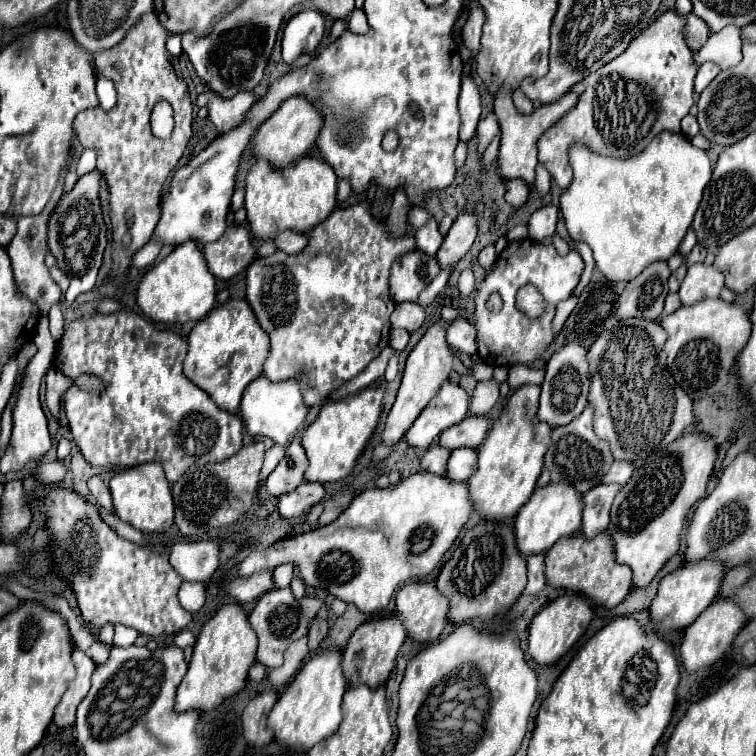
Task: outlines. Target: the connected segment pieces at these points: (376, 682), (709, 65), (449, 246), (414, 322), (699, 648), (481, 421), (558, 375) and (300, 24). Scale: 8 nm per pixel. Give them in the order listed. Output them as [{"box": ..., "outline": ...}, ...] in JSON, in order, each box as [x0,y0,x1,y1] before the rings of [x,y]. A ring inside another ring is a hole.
[{"box":[342,616,406,688],"outline":[[[396,616],[368,620],[362,626],[358,626],[352,638],[348,640],[348,646],[342,652],[342,666],[348,672],[348,676],[350,672],[356,672],[362,684],[368,684],[370,688],[378,688],[388,680],[392,668],[396,666],[396,656],[404,640],[406,640],[406,630]]]},{"box":[696,62,720,94],"outline":[[[706,62],[706,64],[702,64],[700,68],[698,68],[698,74],[696,74],[696,92],[700,94],[716,76],[720,74],[720,66],[718,64],[714,64],[714,62]]]},{"box":[436,210,476,268],"outline":[[[466,210],[452,224],[448,238],[444,238],[442,246],[436,252],[440,268],[456,266],[456,262],[470,250],[474,240],[476,240],[476,216],[472,210]]]},{"box":[392,302,425,333],"outline":[[[400,302],[392,312],[392,328],[404,328],[412,333],[423,325],[425,318],[425,309],[420,304]]]},{"box":[680,598,746,672],"outline":[[[722,598],[722,600],[716,600],[714,604],[710,604],[696,618],[696,622],[684,630],[680,658],[682,658],[682,666],[686,668],[686,672],[696,672],[698,668],[712,666],[716,660],[720,660],[744,624],[746,624],[746,616],[742,616],[742,610],[738,608],[738,604],[734,604],[734,600]]]},{"box":[440,414,488,450],"outline":[[[468,414],[466,420],[462,420],[460,424],[454,424],[454,428],[448,428],[446,432],[442,432],[440,446],[446,446],[450,450],[456,450],[462,446],[478,448],[482,444],[482,440],[486,438],[486,434],[488,434],[488,418]]]},{"box":[538,342,588,428],"outline":[[[566,342],[546,364],[546,378],[542,382],[540,394],[540,408],[538,418],[552,428],[570,424],[580,412],[586,408],[586,394],[588,394],[588,360],[586,348],[576,342]]]},{"box":[282,10,324,64],"outline":[[[304,10],[292,16],[284,28],[284,40],[282,40],[284,62],[292,64],[304,52],[314,54],[322,36],[324,36],[324,18],[320,12]]]}]

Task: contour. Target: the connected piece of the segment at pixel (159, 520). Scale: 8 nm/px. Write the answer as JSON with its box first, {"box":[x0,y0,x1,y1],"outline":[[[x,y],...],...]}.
{"box":[110,462,174,532],"outline":[[[158,462],[126,468],[112,476],[110,492],[118,516],[142,532],[166,532],[174,522],[174,500],[170,482]]]}

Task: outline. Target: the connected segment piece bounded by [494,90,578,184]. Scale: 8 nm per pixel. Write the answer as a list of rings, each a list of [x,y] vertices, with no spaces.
[[[500,90],[498,96],[494,98],[494,110],[496,110],[496,118],[502,130],[502,138],[500,138],[500,154],[498,154],[498,174],[500,178],[522,178],[528,184],[534,182],[534,168],[538,164],[538,138],[540,134],[554,124],[554,120],[560,120],[562,114],[566,114],[574,104],[576,104],[578,96],[574,92],[566,92],[562,98],[558,98],[552,104],[542,104],[538,108],[534,108],[530,114],[520,114],[514,108],[512,102],[512,93]]]

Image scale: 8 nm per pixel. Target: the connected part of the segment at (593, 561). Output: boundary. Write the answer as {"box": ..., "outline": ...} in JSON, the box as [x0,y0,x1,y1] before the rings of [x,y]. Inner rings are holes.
{"box":[544,532,632,608],"outline":[[[600,532],[590,540],[584,538],[582,534],[568,536],[566,540],[558,540],[558,544],[554,544],[546,552],[544,572],[552,588],[580,592],[606,608],[618,606],[632,590],[632,570],[614,560],[614,544],[608,532]]]}

